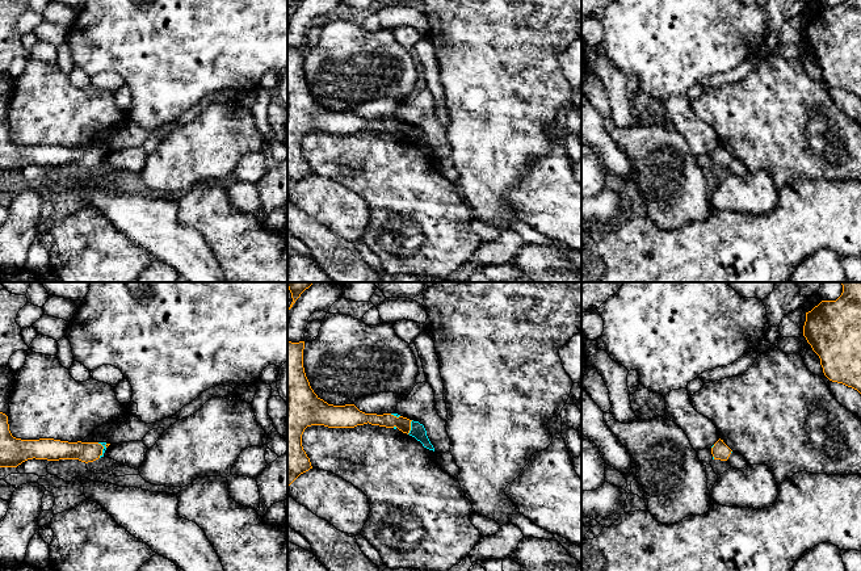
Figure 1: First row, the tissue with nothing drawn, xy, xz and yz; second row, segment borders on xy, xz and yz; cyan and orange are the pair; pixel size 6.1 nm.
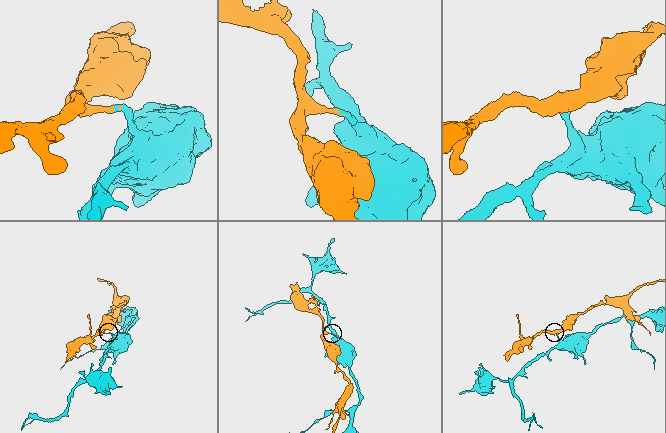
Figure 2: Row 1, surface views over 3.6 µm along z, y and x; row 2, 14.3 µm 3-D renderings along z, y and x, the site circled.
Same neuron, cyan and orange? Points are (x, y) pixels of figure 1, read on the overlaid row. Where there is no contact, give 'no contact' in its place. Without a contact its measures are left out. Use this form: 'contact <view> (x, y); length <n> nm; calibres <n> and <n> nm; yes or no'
contact xz (411, 427); length 90 nm; calibres 90 and 90 nm; no

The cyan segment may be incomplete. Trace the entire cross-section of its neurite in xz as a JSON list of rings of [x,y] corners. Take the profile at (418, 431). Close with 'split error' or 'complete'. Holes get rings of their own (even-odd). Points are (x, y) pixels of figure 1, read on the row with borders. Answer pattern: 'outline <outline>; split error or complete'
outline [[[413,420],[411,421],[411,431],[408,434],[415,437],[417,441],[420,441],[424,448],[434,452],[434,448],[427,436],[427,431],[424,425],[420,424],[419,421],[413,421]]]; complete

